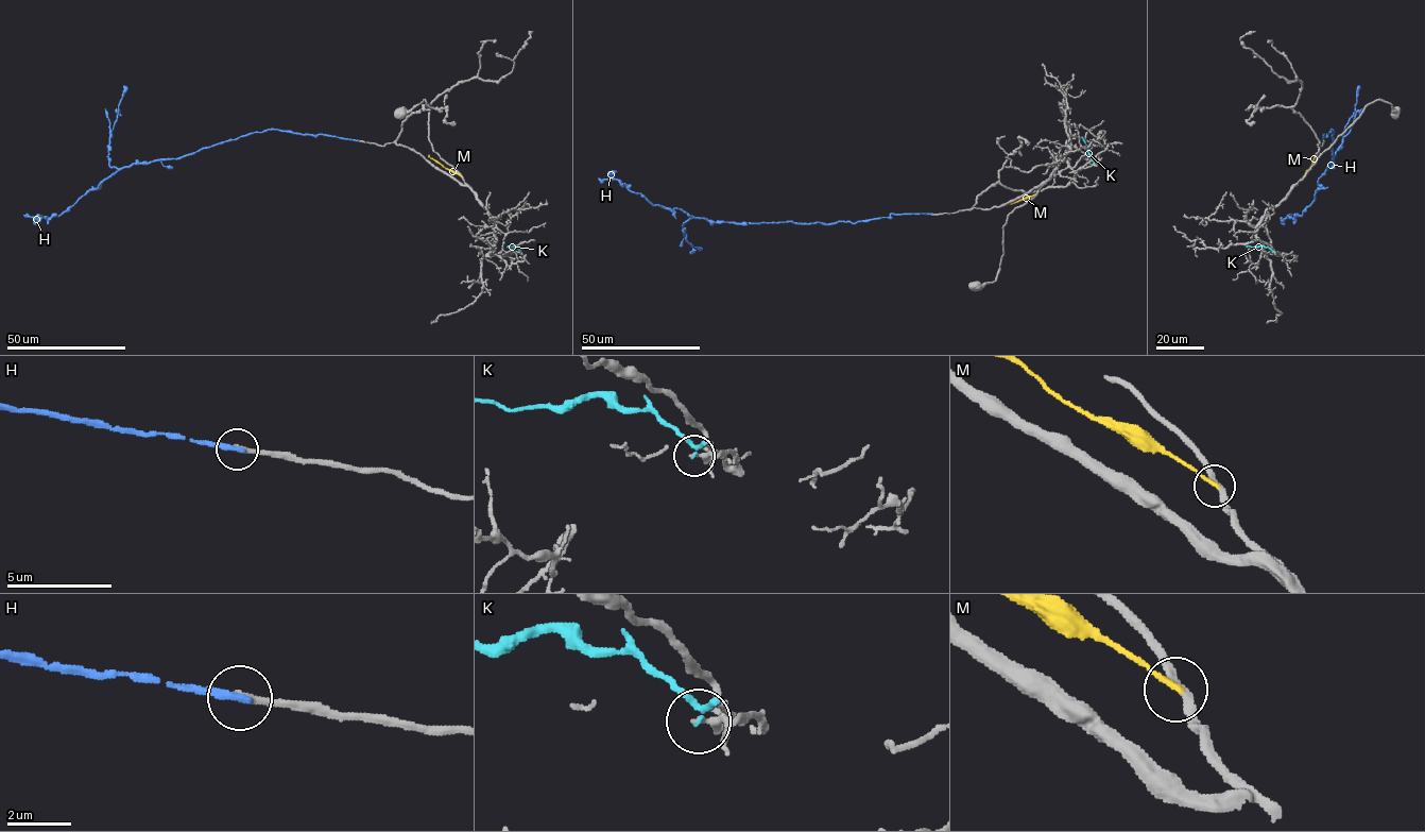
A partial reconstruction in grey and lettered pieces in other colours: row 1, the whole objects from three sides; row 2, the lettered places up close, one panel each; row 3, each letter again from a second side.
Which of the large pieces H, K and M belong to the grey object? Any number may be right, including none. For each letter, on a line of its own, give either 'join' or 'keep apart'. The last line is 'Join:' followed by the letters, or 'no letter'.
H: keep apart
K: keep apart
M: keep apart
Join: no letter

